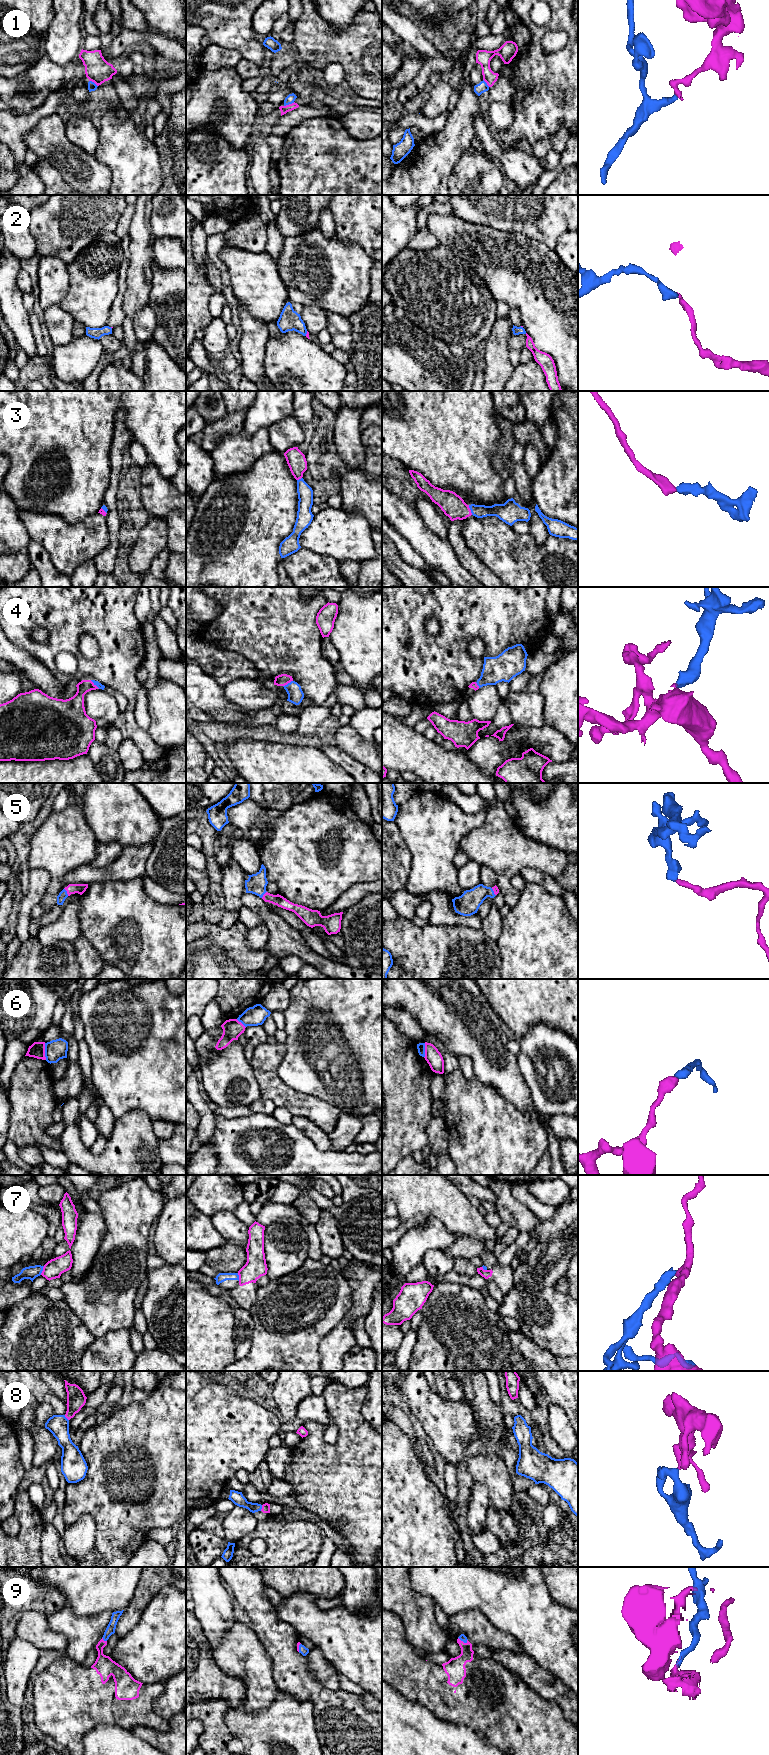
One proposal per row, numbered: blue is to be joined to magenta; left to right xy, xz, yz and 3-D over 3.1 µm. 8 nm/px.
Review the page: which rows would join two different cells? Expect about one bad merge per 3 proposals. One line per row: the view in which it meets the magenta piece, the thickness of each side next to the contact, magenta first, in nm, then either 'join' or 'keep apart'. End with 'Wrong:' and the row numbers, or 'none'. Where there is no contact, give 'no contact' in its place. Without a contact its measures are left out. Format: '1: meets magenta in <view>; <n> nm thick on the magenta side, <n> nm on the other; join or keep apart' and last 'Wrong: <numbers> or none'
1: meets magenta in xz; 60 nm thick on the magenta side, 70 nm on the other; keep apart
2: meets magenta in xz; 30 nm thick on the magenta side, 170 nm on the other; join
3: meets magenta in yz; 190 nm thick on the magenta side, 120 nm on the other; join
4: meets magenta in xy; 160 nm thick on the magenta side, 50 nm on the other; join
5: meets magenta in xy; 80 nm thick on the magenta side, 70 nm on the other; join
6: meets magenta in xy; 130 nm thick on the magenta side, 160 nm on the other; keep apart
7: meets magenta in xy; 150 nm thick on the magenta side, 110 nm on the other; keep apart
8: meets magenta in xz; 60 nm thick on the magenta side, 100 nm on the other; join
9: meets magenta in xy; 160 nm thick on the magenta side, 70 nm on the other; join
Wrong: 1, 6, 7

